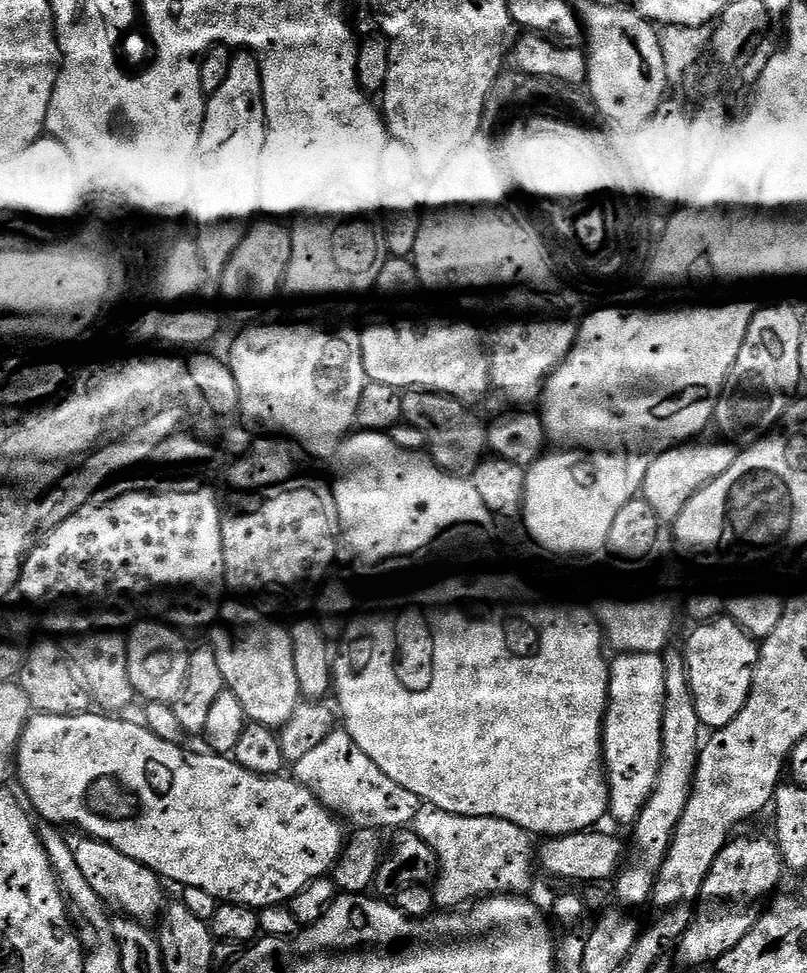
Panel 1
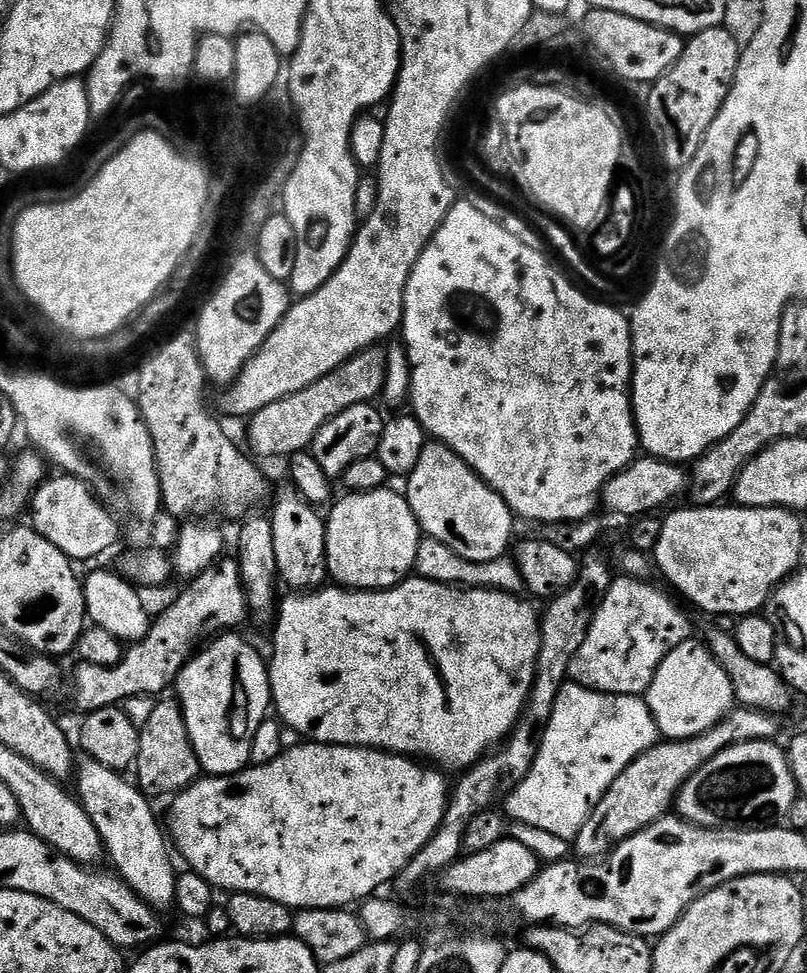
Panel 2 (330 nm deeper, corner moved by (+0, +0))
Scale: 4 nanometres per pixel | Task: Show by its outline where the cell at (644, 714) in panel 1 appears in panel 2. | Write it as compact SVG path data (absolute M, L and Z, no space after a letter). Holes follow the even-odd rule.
M566 683L554 702L554 714L550 714L534 766L503 801L502 812L509 821L575 841L614 778L660 739L644 696L602 694L581 684Z

